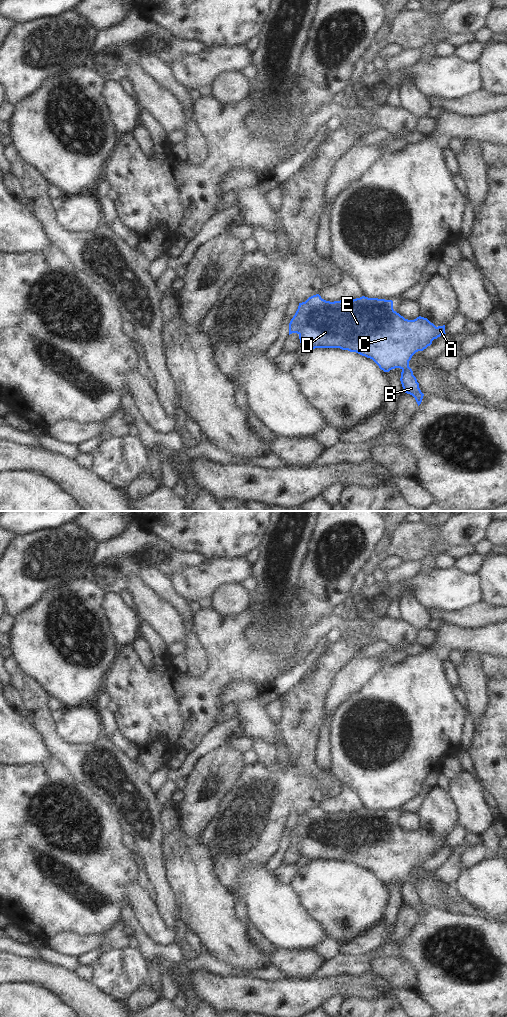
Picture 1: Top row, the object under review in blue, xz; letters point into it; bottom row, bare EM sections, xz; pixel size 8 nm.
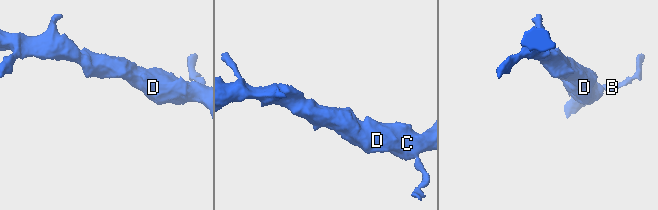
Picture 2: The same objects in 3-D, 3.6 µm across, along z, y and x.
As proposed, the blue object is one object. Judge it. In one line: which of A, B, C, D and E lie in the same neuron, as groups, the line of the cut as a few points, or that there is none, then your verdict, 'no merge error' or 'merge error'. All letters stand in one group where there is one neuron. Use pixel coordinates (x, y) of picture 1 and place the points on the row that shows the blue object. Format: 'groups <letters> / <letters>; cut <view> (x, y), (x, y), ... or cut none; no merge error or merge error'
groups A B C D E; cut none; no merge error

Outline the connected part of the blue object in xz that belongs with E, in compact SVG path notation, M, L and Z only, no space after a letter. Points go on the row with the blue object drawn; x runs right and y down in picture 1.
M319 294L299 303L298 309L289 323L289 335L292 333L297 333L300 343L306 345L308 349L340 348L372 359L384 372L400 368L402 370L400 381L403 391L412 395L418 406L421 404L424 394L421 392L419 383L409 367L409 361L416 352L423 351L432 344L434 339L446 334L445 325L436 327L427 318L419 316L414 320L405 319L393 309L392 300L362 296L350 301L330 302L322 299Z

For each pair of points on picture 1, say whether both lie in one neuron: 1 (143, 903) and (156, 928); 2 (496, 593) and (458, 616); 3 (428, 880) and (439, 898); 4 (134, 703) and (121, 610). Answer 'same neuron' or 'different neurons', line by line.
1: same neuron
2: different neurons
3: same neuron
4: different neurons

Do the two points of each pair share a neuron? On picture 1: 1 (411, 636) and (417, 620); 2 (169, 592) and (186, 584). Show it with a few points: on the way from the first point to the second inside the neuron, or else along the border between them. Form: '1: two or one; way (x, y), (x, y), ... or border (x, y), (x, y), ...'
1: two; border (401, 619), (412, 625), (424, 628)
2: two; border (170, 579), (174, 589), (186, 599)

